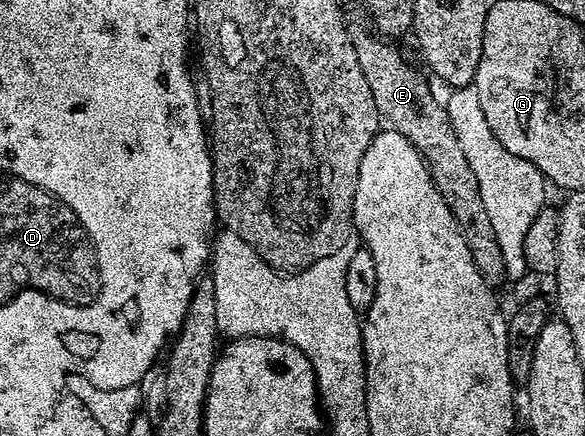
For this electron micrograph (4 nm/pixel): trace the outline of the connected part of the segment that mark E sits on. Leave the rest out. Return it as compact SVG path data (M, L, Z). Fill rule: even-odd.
M364 31L355 32L352 35L352 44L358 53L358 65L362 65L362 73L366 73L370 93L374 96L375 108L391 130L402 133L423 156L435 187L442 194L447 208L454 214L459 231L466 240L467 248L470 249L470 255L474 265L478 266L478 271L490 285L502 283L505 280L502 251L498 246L494 229L491 228L490 217L483 207L482 195L478 190L474 171L470 169L470 163L462 153L461 145L458 144L458 137L454 135L453 126L448 122L447 108L434 99L419 69L411 67L400 56L398 48L391 47L388 44L391 42L375 34L372 35L367 35Z

